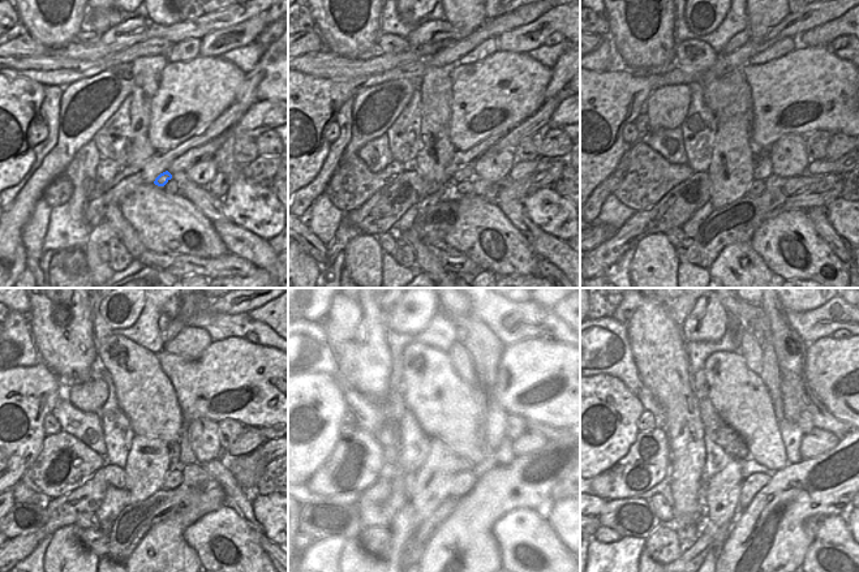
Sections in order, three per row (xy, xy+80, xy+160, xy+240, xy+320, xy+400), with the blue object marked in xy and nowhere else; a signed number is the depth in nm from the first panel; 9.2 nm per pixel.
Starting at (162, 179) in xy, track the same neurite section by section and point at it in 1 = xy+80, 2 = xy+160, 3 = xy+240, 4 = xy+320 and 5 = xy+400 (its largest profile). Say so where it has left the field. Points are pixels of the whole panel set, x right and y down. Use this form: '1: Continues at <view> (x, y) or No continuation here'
1: Continues at xy+80 (468, 172)
2: Continues at xy+160 (763, 170)
3: Continues at xy+240 (185, 456)
4: Continues at xy+320 (480, 394)
5: Continues at xy+400 (771, 371).

